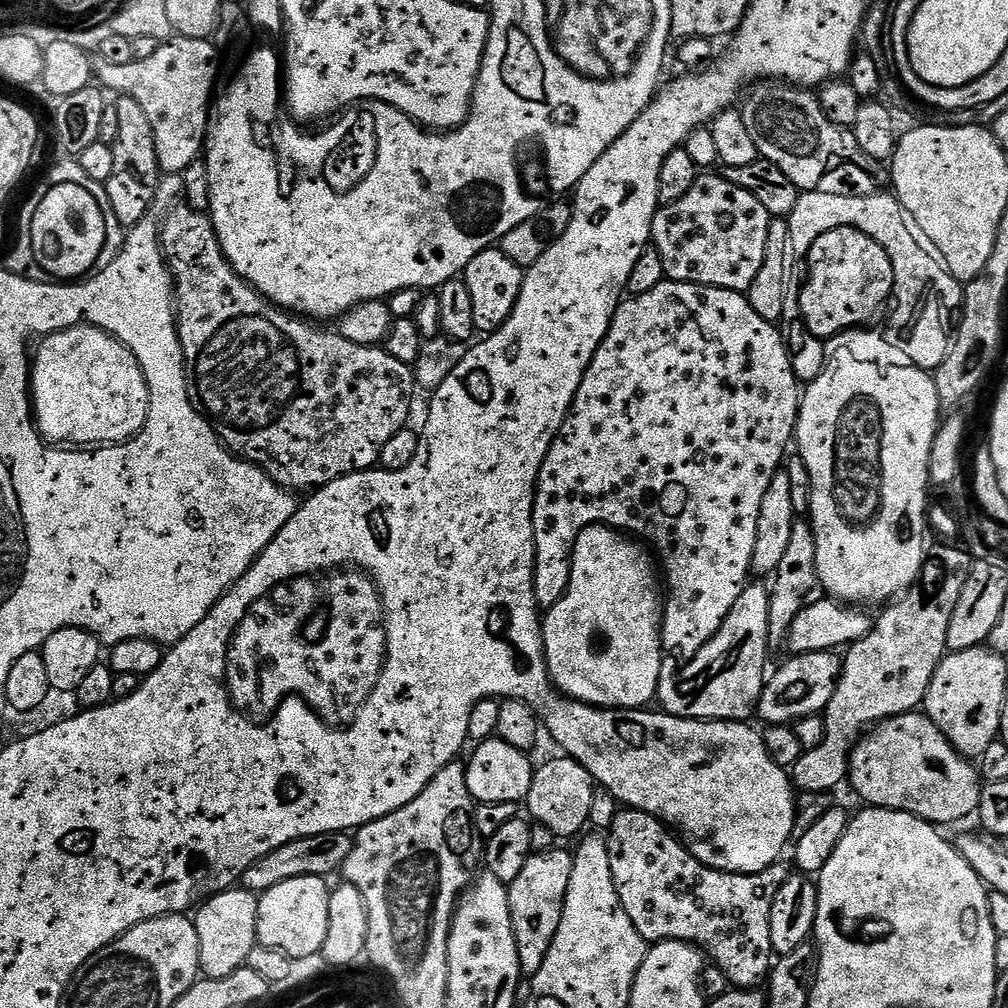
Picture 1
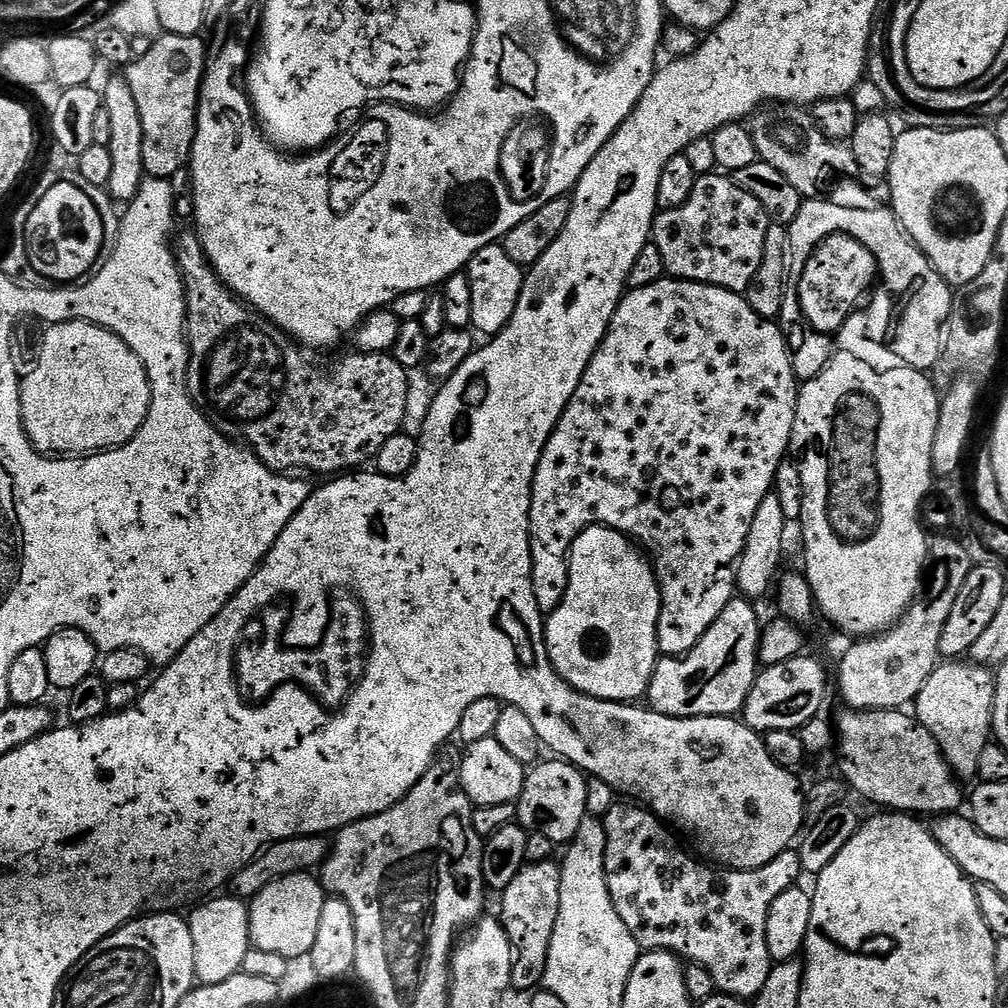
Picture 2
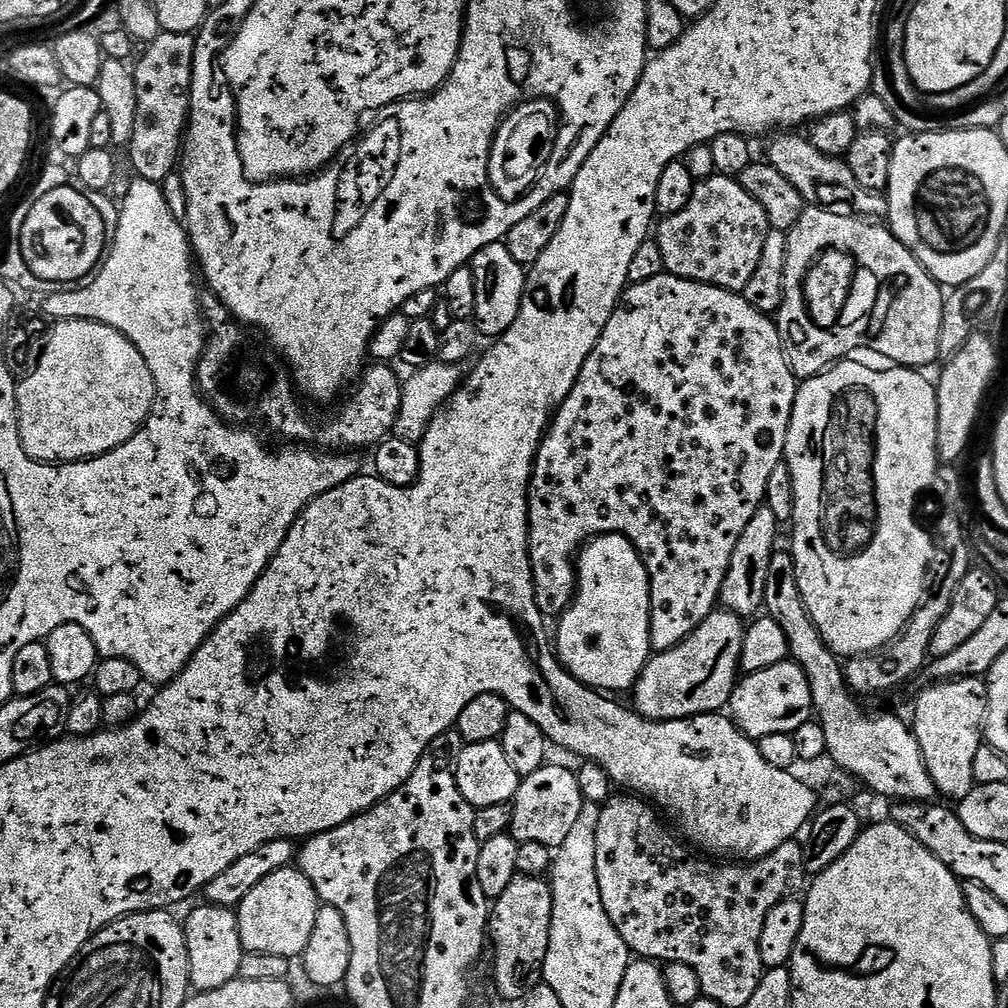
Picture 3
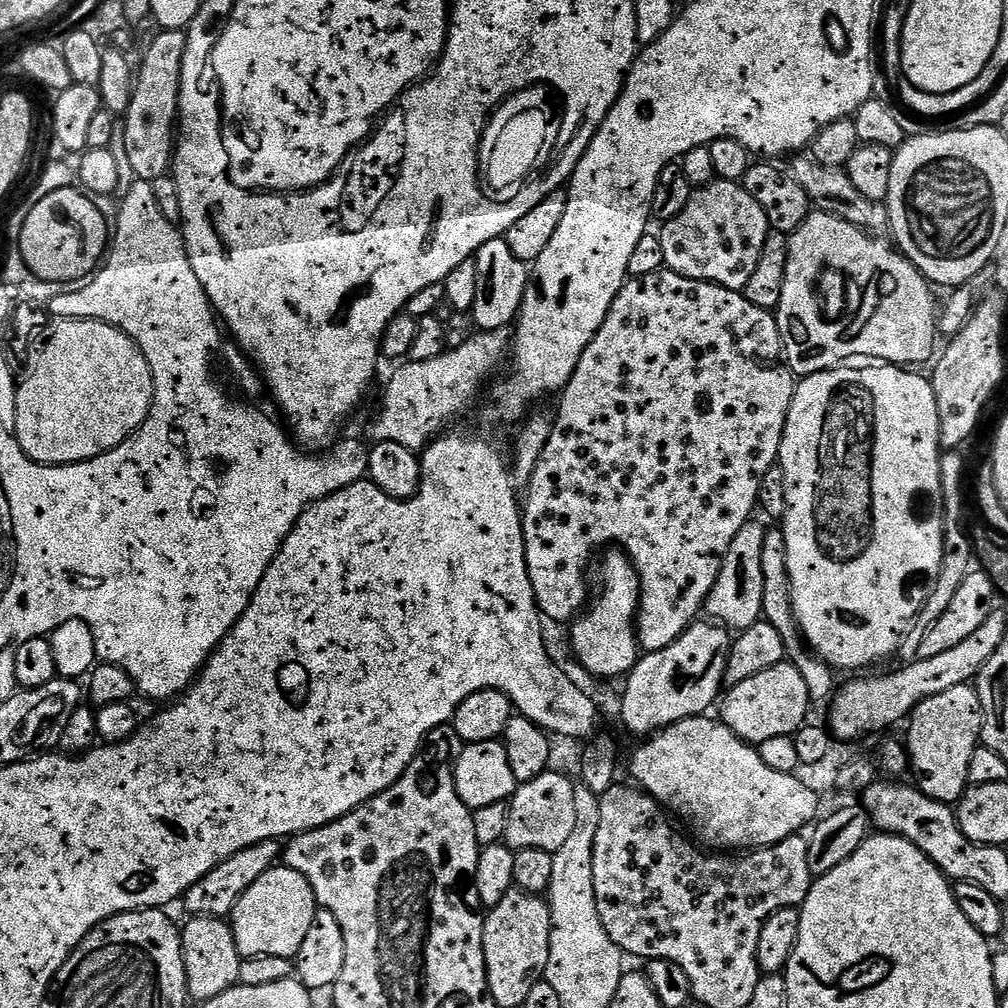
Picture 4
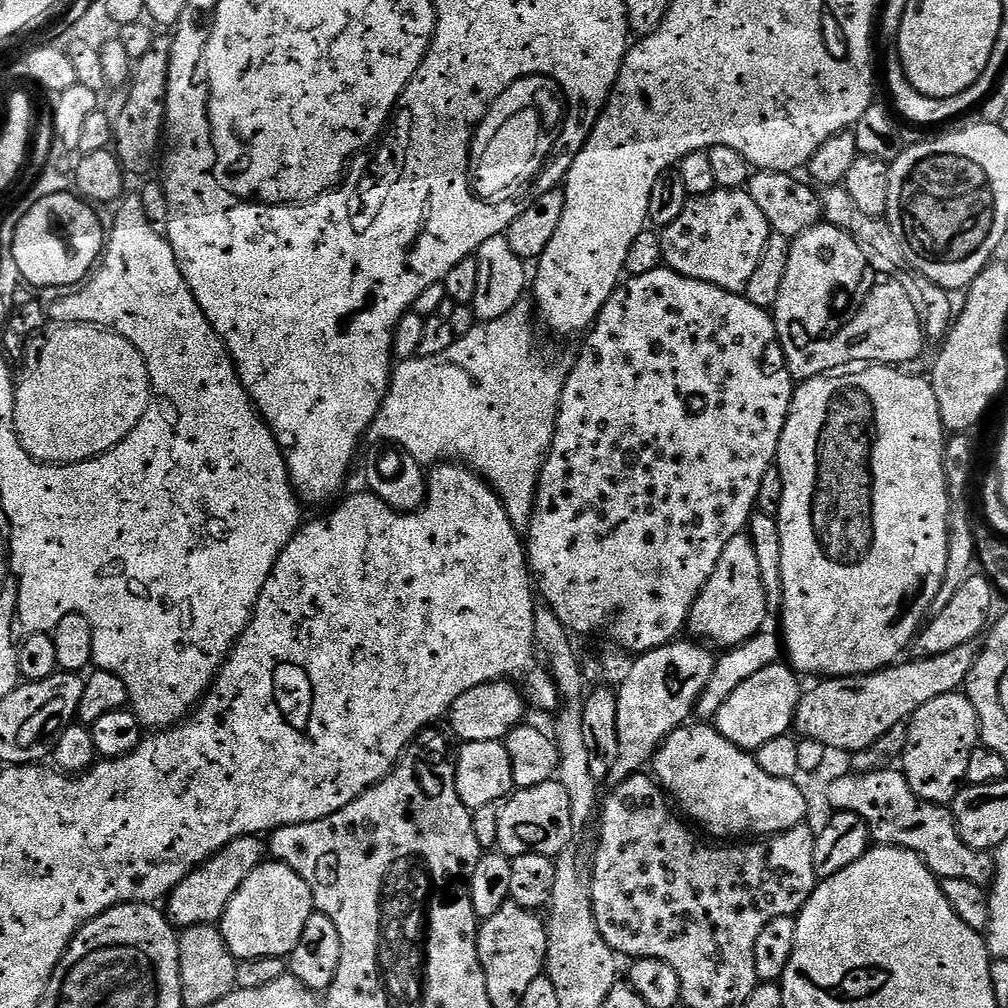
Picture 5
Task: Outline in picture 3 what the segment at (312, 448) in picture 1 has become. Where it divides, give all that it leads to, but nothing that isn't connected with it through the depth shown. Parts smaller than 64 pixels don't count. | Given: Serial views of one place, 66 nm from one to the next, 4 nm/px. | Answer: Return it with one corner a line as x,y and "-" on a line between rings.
205,291
201,295
200,310
210,327
206,332
204,353
200,355
200,365
196,368
196,382
201,397
214,412
219,414
221,420
232,426
251,426
256,430
265,428
266,431
281,436
284,442
312,442
308,440
316,439
315,447
320,450
360,450
356,448
368,447
371,449
393,435
400,409
402,387
401,377
396,377
395,367
379,362
365,367
358,383
351,389
352,397
337,412
326,413
316,428
315,422
304,413
304,408
300,405
301,397
294,387
289,369
275,355
267,356
264,352
255,352
252,349
252,344
248,341
247,336
249,333
232,319
226,306
214,293

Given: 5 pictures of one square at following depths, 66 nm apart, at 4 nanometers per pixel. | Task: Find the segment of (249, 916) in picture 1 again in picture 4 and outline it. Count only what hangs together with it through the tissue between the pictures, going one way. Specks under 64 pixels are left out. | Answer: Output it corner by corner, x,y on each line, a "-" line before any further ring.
192,916
189,921
180,933
188,995
196,1002
218,998
222,990
230,990
240,983
238,966
242,957
234,942
232,925
218,916

